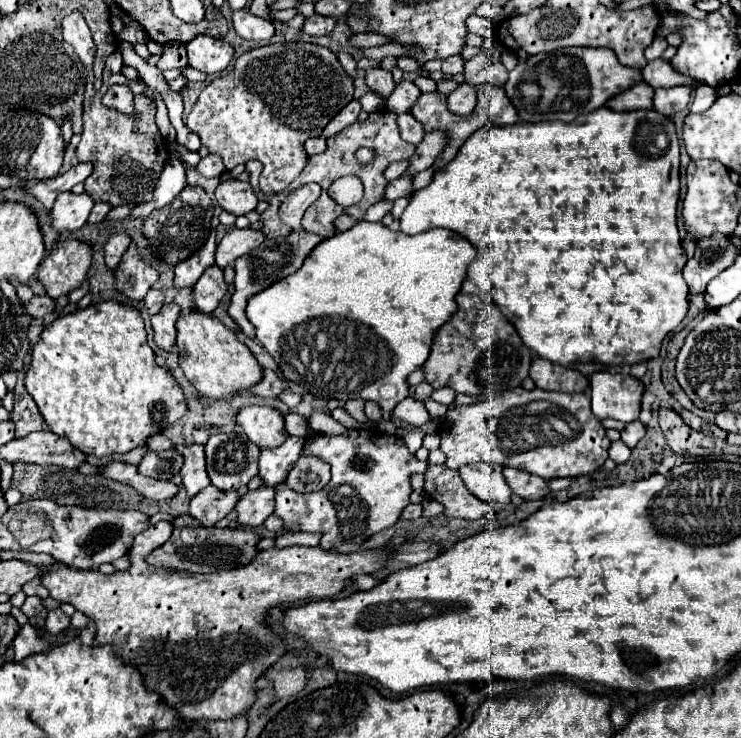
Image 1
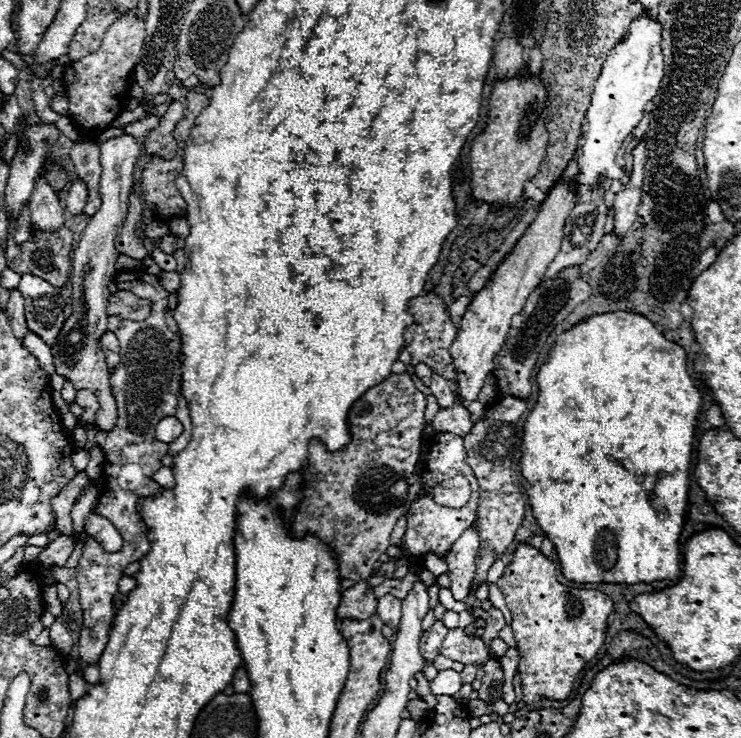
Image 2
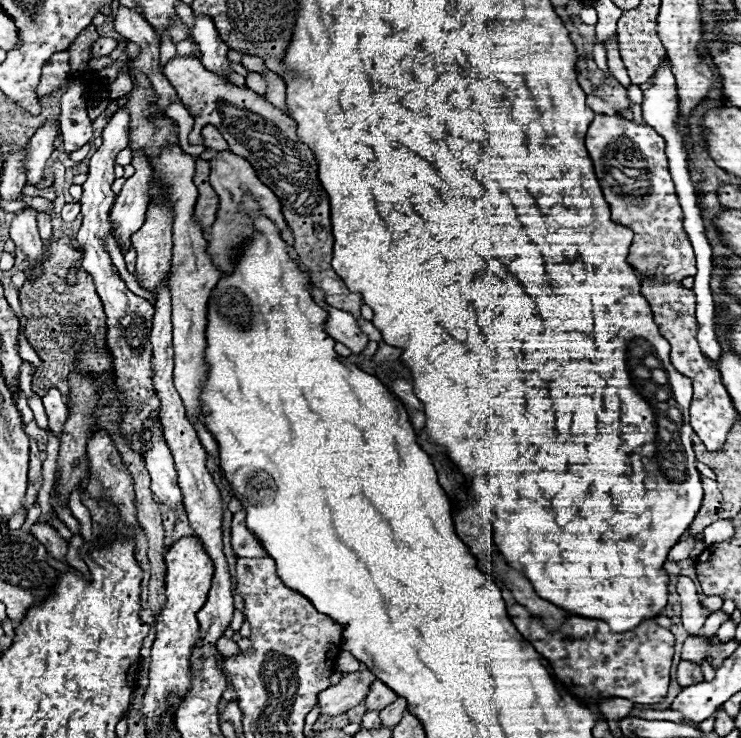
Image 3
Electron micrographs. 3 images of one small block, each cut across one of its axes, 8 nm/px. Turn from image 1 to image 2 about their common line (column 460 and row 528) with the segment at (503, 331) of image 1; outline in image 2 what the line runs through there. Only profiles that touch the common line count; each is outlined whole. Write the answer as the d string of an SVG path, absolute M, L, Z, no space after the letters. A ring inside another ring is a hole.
M392 374L382 384L370 388L350 408L350 432L354 440L344 450L328 452L320 440L308 444L312 476L328 486L304 488L304 502L310 504L298 504L292 536L304 538L312 532L330 546L340 566L340 578L356 582L370 578L374 564L390 546L394 524L410 510L410 502L426 492L422 476L416 474L424 412L426 396L414 386L410 374Z

